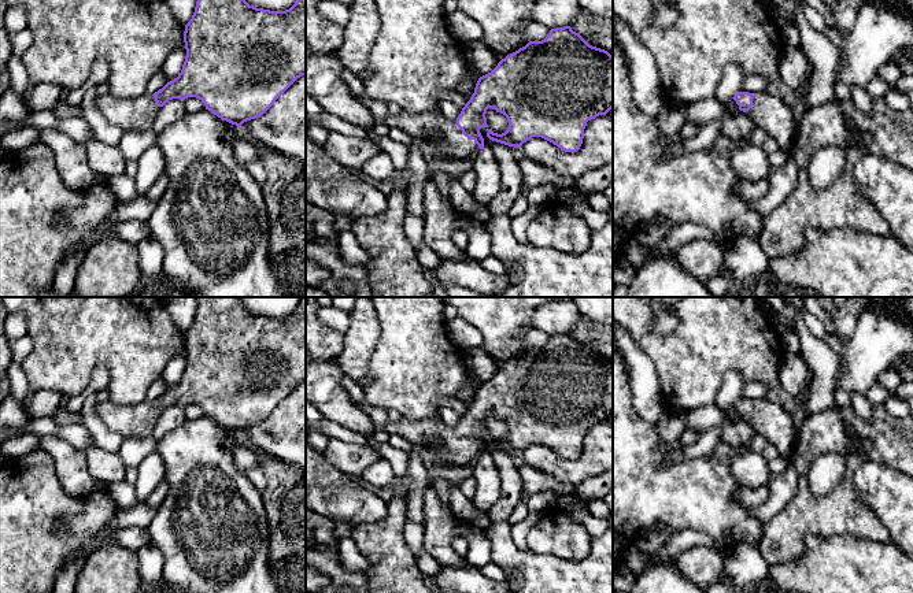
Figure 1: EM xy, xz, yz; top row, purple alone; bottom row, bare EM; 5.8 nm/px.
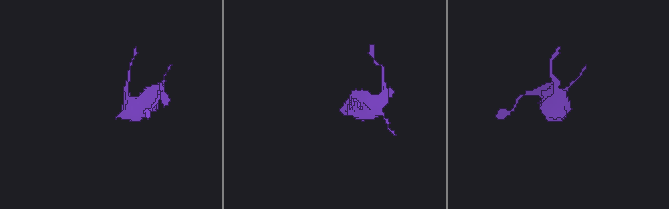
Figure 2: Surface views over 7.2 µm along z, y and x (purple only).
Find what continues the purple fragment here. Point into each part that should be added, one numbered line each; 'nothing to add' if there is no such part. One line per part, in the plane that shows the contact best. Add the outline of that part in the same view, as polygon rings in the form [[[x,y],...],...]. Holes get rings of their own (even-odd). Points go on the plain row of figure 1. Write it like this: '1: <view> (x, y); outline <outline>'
1: xz (443, 444); outline [[[402,418],[387,422],[389,434],[399,434],[422,449],[430,459],[448,466],[466,466],[480,456],[474,446],[463,442],[456,427],[446,427],[441,422],[419,422]]]

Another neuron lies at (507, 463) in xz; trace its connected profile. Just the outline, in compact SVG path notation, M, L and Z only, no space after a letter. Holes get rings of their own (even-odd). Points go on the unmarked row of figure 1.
M484 433L480 436L480 440L484 445L484 455L491 457L498 466L502 489L499 500L487 511L487 514L491 523L509 523L511 511L520 503L524 489L518 471L520 462L517 455L489 446L487 444L488 437L489 434Z

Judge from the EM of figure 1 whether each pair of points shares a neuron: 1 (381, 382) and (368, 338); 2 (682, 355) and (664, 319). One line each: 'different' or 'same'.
1: different
2: different

